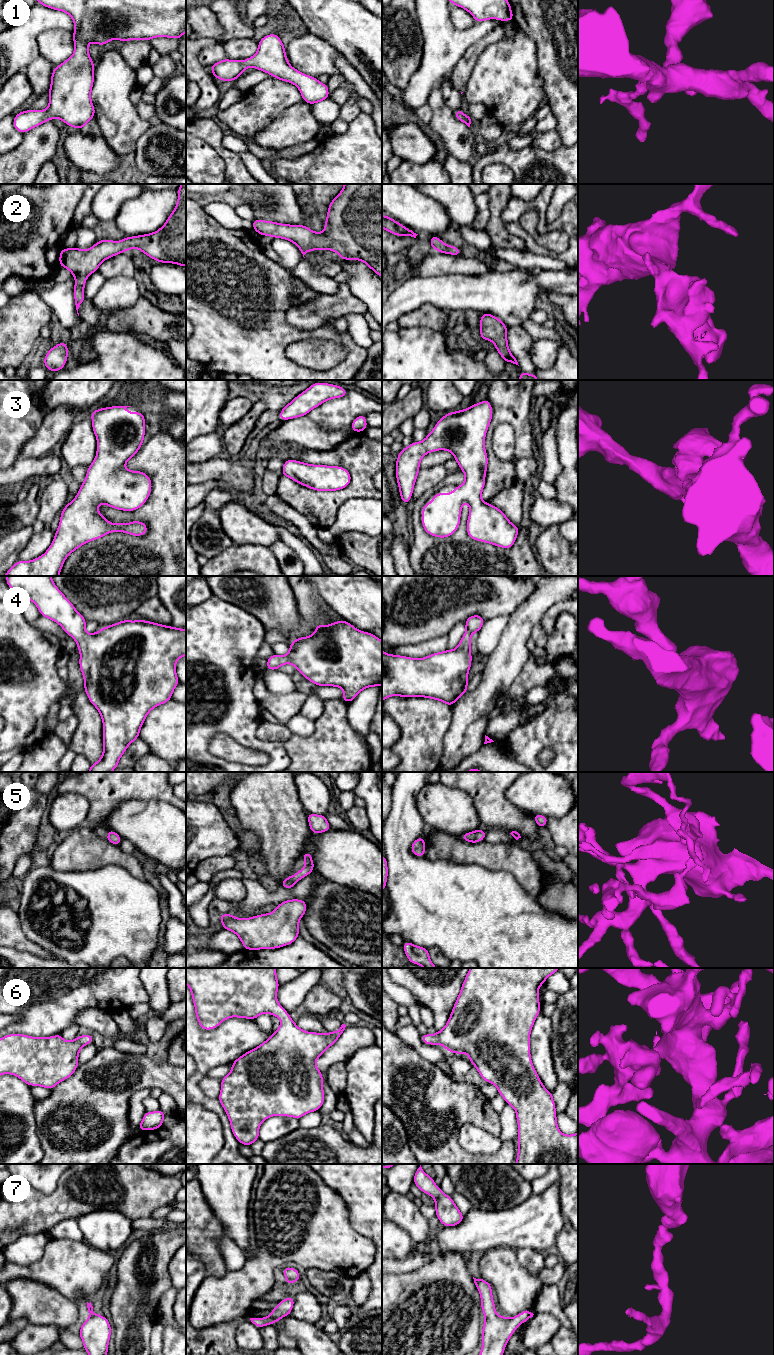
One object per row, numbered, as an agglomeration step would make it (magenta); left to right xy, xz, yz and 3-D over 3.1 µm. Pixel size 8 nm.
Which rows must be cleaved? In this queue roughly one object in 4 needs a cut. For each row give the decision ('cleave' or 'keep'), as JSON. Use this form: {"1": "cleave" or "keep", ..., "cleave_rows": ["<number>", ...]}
{"1": "keep", "2": "keep", "3": "keep", "4": "keep", "5": "keep", "6": "keep", "7": "keep", "cleave_rows": []}

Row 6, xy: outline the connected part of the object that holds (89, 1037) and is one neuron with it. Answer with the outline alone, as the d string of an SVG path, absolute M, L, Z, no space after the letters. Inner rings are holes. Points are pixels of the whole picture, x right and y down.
M24 1034L5 1035L0 1038L0 1075L15 1075L29 1086L41 1086L52 1090L59 1082L62 1082L73 1075L79 1066L79 1051L86 1044L91 1043L93 1043L92 1034L77 1036L73 1041L65 1041L61 1034L40 1038Z

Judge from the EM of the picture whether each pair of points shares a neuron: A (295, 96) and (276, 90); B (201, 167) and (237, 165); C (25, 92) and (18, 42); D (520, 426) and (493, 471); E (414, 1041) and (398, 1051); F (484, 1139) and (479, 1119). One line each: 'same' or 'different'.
A: same
B: different
C: different
D: same
E: different
F: different

